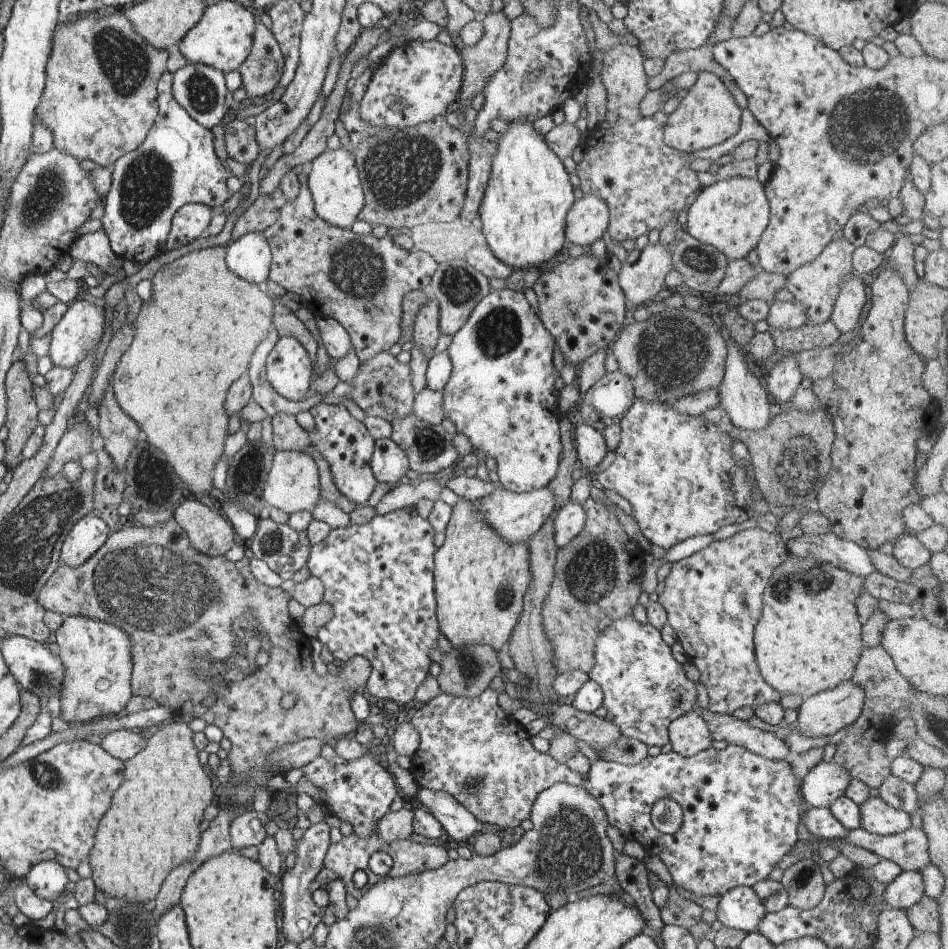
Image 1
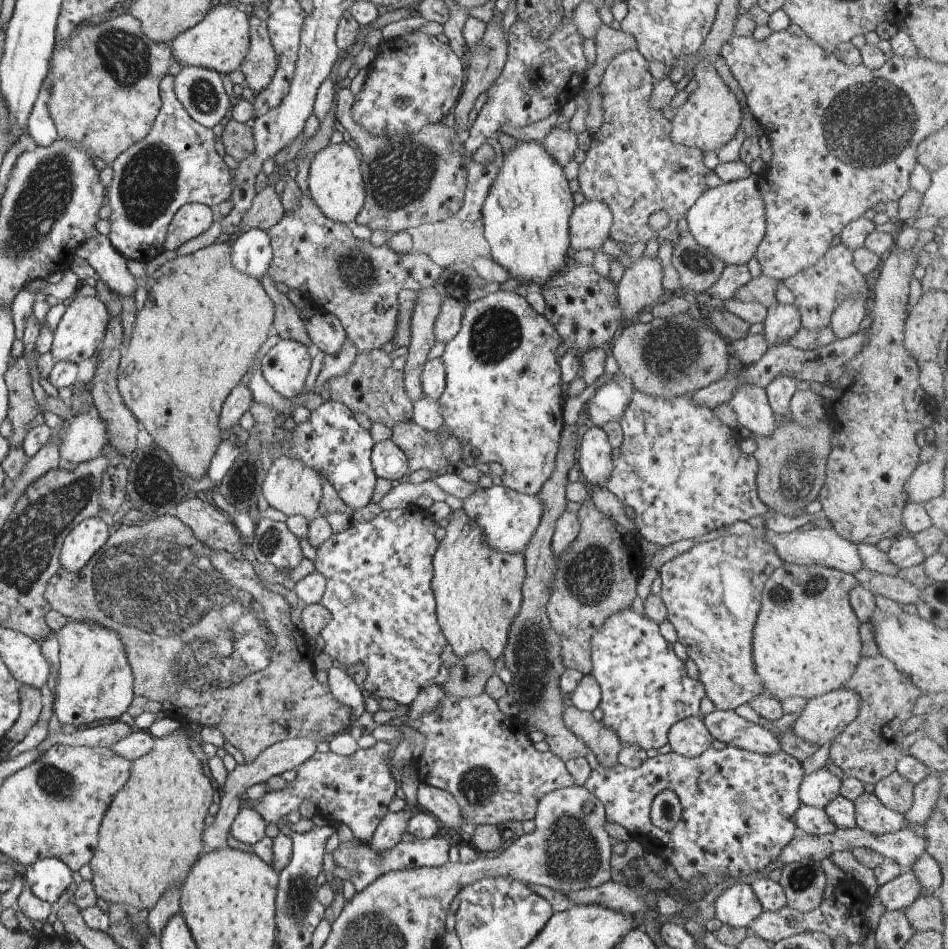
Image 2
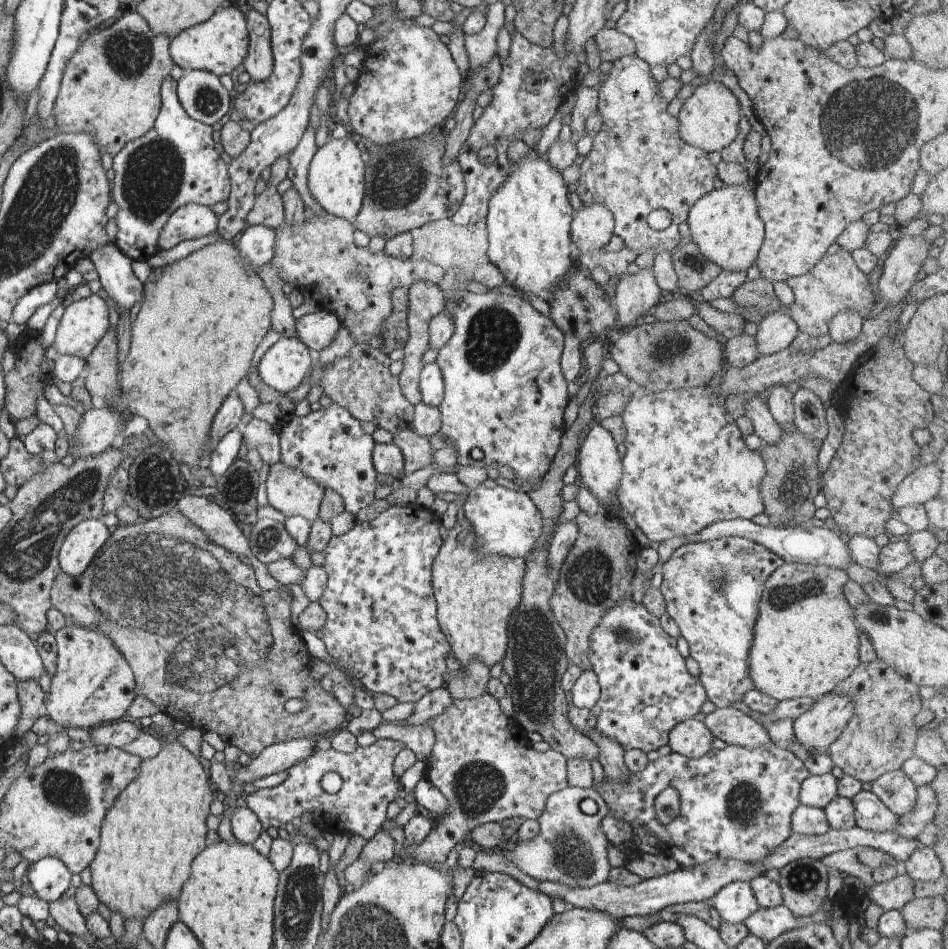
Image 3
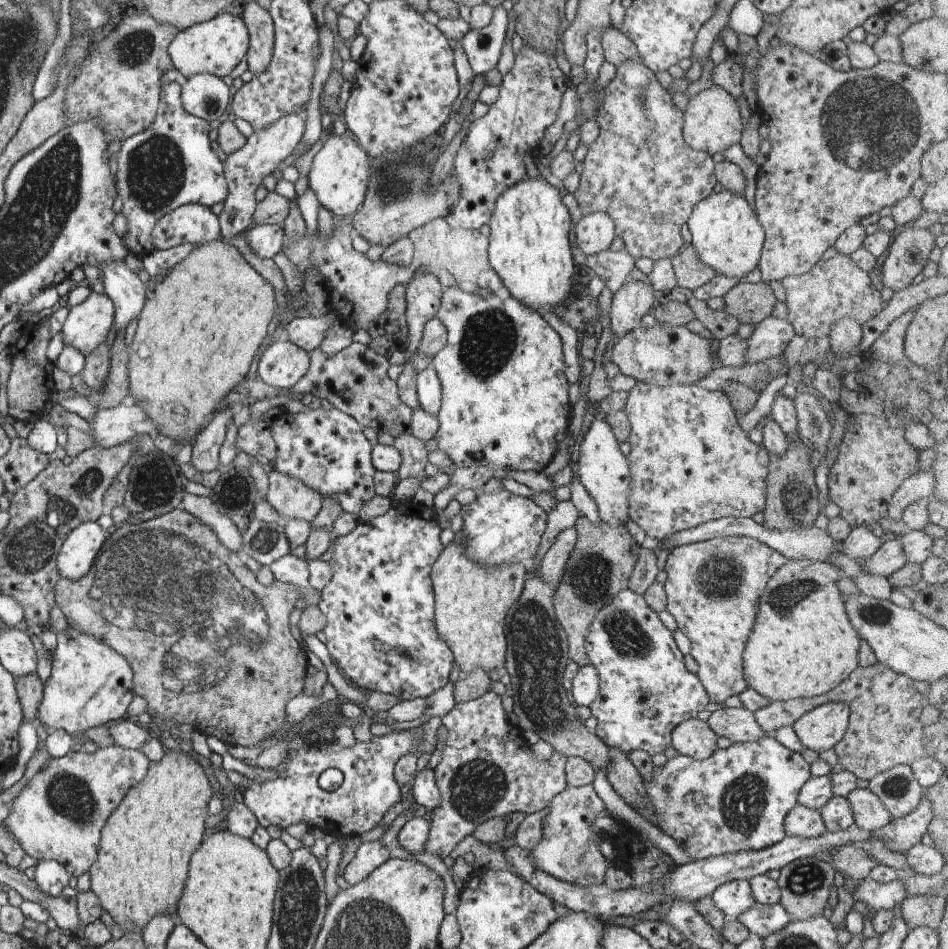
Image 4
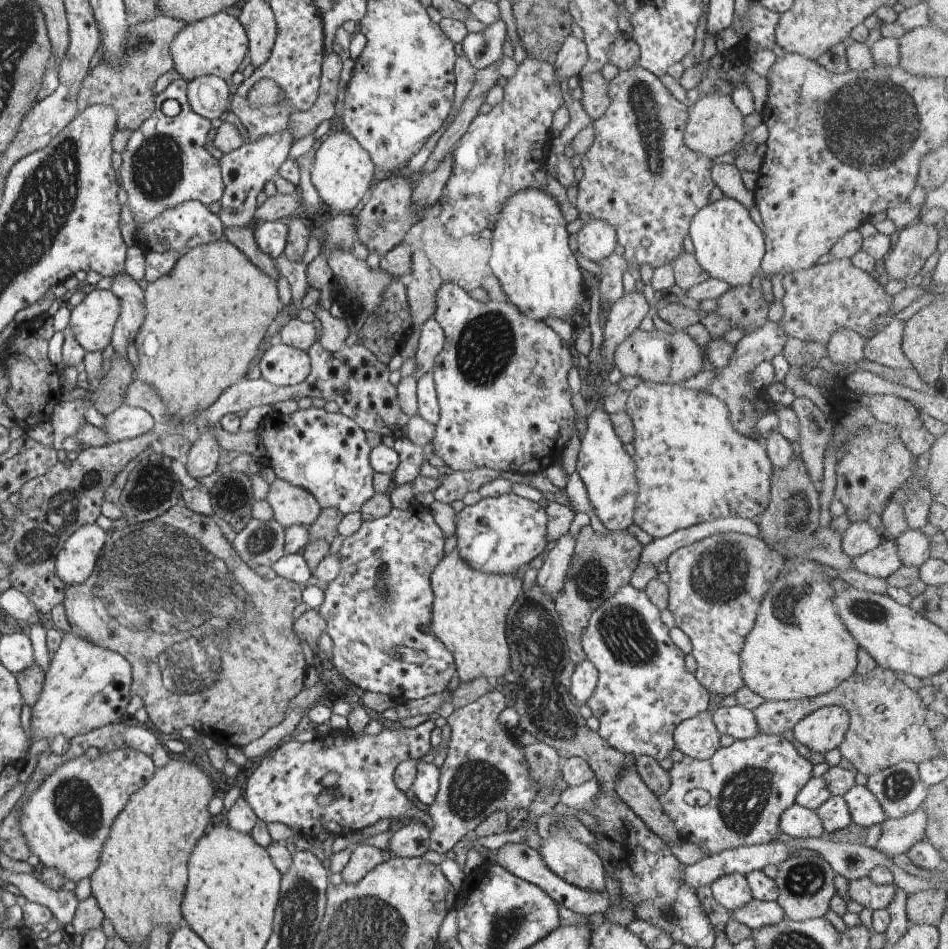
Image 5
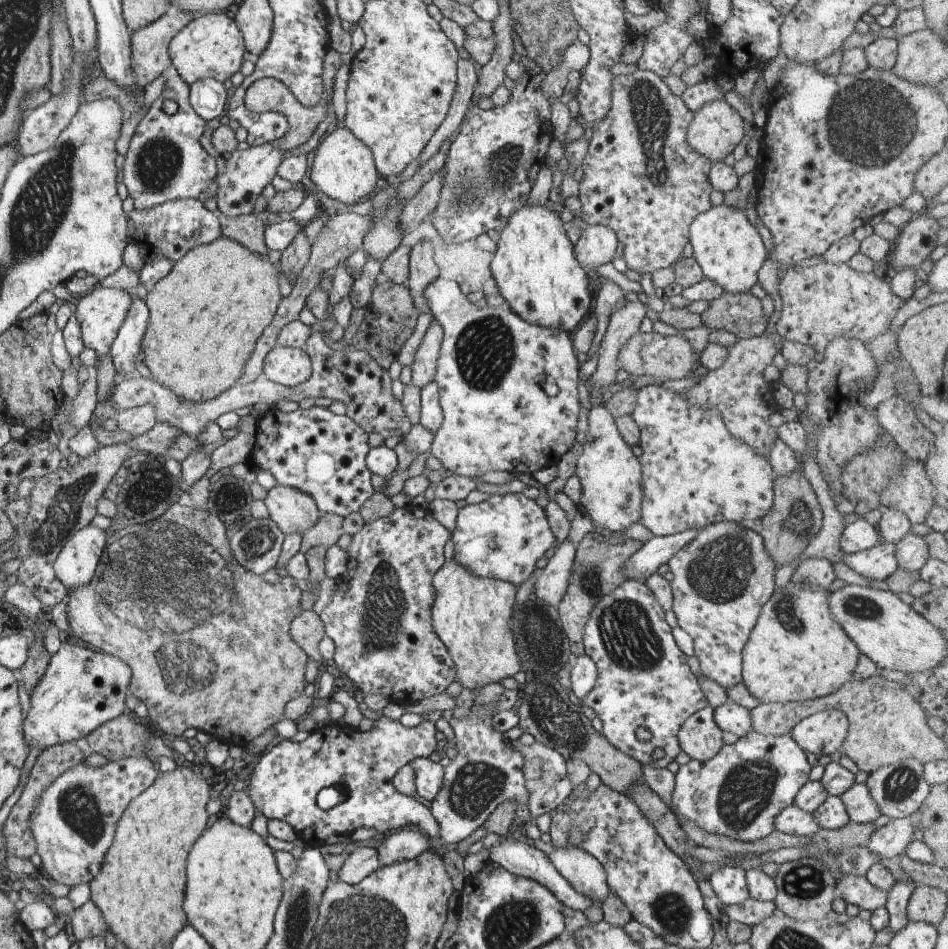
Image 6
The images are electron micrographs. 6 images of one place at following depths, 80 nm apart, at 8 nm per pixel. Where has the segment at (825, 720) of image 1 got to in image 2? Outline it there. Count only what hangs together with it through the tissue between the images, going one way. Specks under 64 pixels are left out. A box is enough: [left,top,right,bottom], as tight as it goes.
[794,686,860,744]

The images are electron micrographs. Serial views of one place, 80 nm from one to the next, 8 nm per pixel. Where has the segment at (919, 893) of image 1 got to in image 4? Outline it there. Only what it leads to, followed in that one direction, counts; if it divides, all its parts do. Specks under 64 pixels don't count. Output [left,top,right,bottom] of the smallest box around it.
[853,878,908,910]

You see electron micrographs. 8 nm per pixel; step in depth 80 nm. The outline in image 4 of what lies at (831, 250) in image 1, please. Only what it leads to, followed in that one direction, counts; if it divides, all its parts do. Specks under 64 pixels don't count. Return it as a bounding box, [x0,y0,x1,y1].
[782,253,886,339]

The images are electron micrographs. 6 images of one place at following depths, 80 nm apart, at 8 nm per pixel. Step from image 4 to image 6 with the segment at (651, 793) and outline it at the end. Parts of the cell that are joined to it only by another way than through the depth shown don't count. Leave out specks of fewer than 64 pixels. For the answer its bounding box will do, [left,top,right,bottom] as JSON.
[671,730,813,842]

